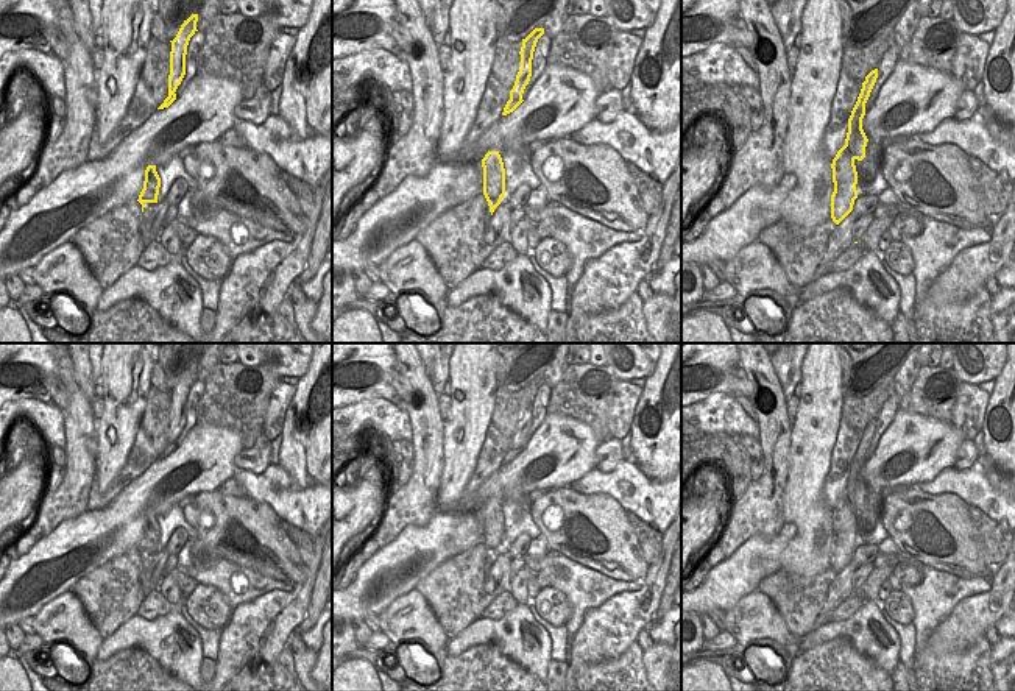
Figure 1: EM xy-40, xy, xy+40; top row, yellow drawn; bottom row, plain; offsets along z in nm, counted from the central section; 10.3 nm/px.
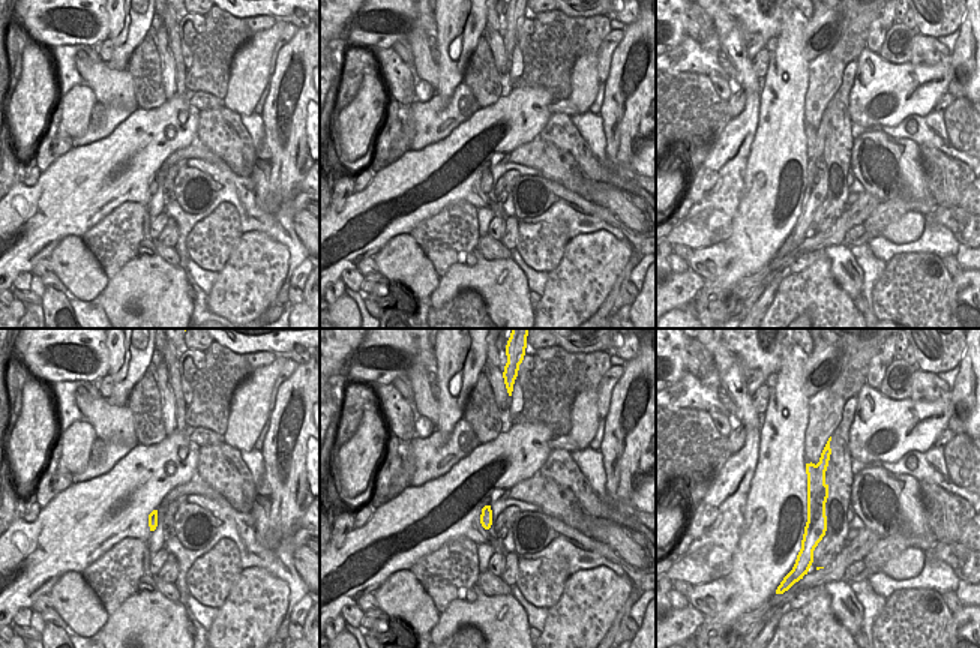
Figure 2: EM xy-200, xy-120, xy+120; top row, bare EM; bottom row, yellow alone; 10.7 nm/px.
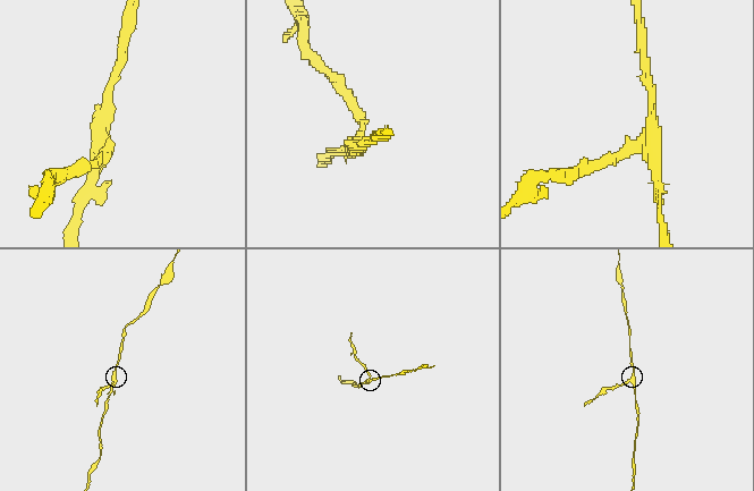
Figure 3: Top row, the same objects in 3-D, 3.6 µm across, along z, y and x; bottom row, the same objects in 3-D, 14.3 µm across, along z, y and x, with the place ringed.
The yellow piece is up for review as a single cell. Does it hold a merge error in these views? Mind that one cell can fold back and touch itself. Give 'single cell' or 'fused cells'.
fused cells

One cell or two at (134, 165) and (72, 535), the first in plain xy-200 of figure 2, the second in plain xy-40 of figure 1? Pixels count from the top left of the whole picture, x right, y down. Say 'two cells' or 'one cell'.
one cell

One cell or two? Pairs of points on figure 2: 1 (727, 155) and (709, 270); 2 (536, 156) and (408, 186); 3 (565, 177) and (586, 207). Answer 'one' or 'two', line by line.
1: two
2: two
3: two

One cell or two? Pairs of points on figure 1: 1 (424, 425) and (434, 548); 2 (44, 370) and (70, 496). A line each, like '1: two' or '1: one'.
1: two
2: two

